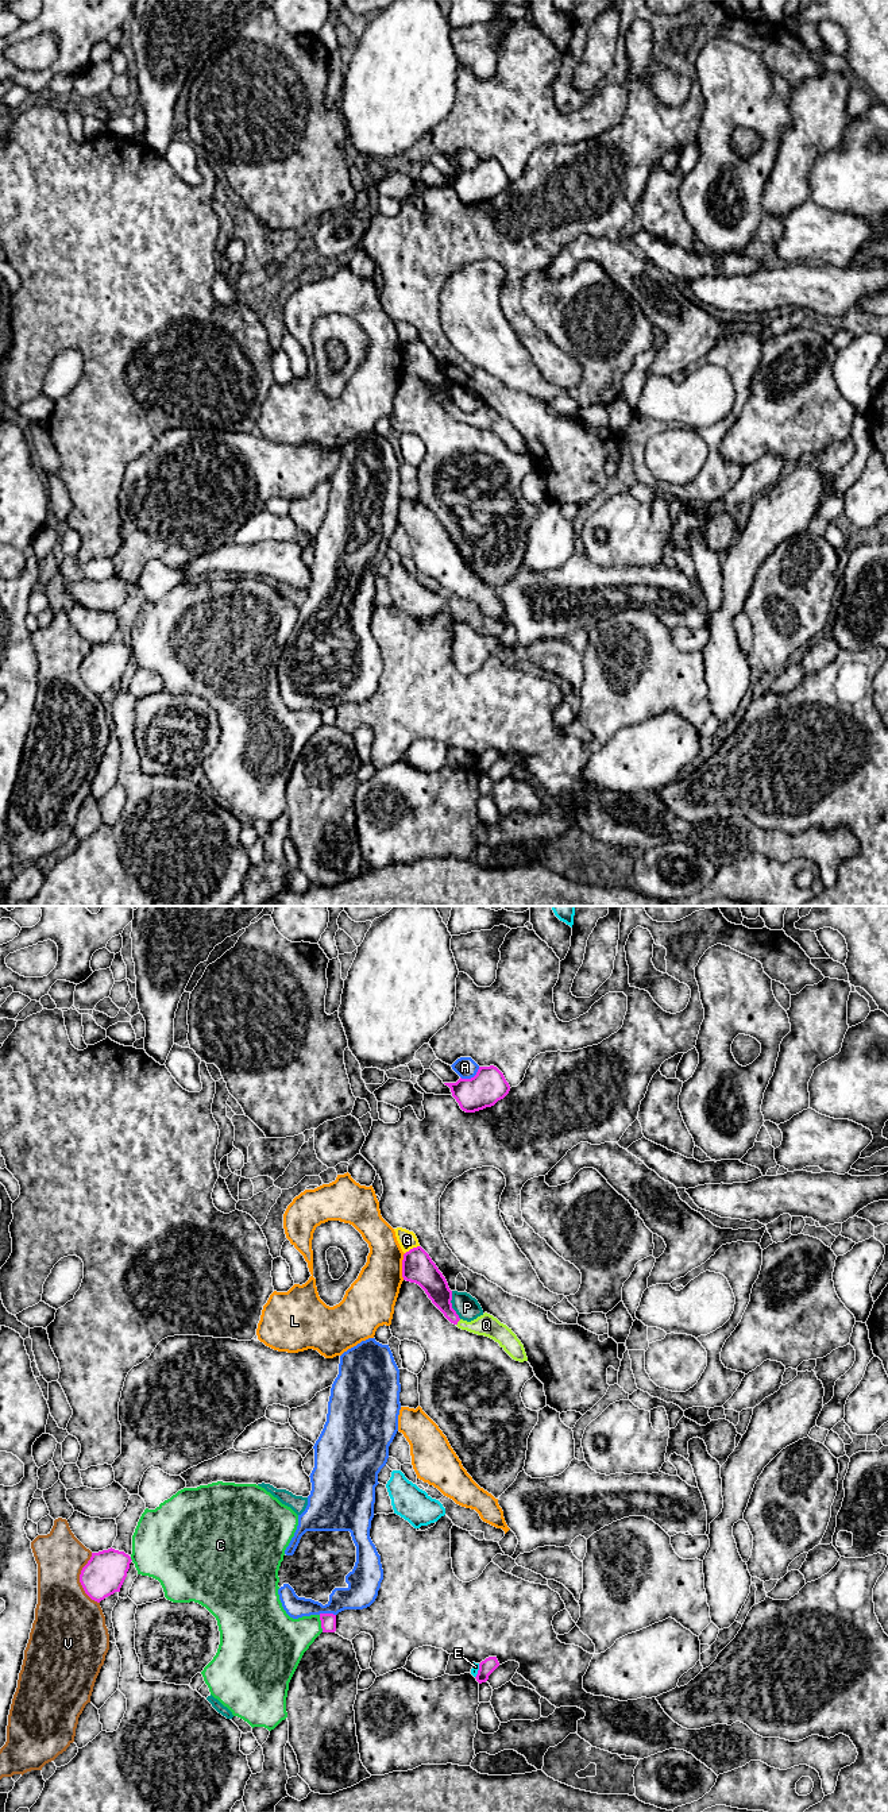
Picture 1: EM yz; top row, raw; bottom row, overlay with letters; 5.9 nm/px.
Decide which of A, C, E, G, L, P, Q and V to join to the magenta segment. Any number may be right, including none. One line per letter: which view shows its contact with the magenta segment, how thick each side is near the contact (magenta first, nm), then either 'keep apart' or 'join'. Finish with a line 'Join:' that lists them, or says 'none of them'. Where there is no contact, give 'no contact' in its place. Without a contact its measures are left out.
A: contact in yz; calibres 200 and 120 nm; keep apart
C: contact in yz; calibres 100 and 280 nm; keep apart
E: contact in yz; calibres 90 and 50 nm; keep apart
G: contact in yz; calibres 190 and 110 nm; keep apart
L: contact in yz; calibres 190 and 280 nm; keep apart
P: contact in yz; calibres 160 and 140 nm; keep apart
Q: contact in yz; calibres 140 and 130 nm; join
V: contact in yz; calibres 240 and 380 nm; keep apart
Join: Q

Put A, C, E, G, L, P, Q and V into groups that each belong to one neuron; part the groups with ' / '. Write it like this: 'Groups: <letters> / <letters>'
Groups: A / C / E / G / L / P / Q / V

